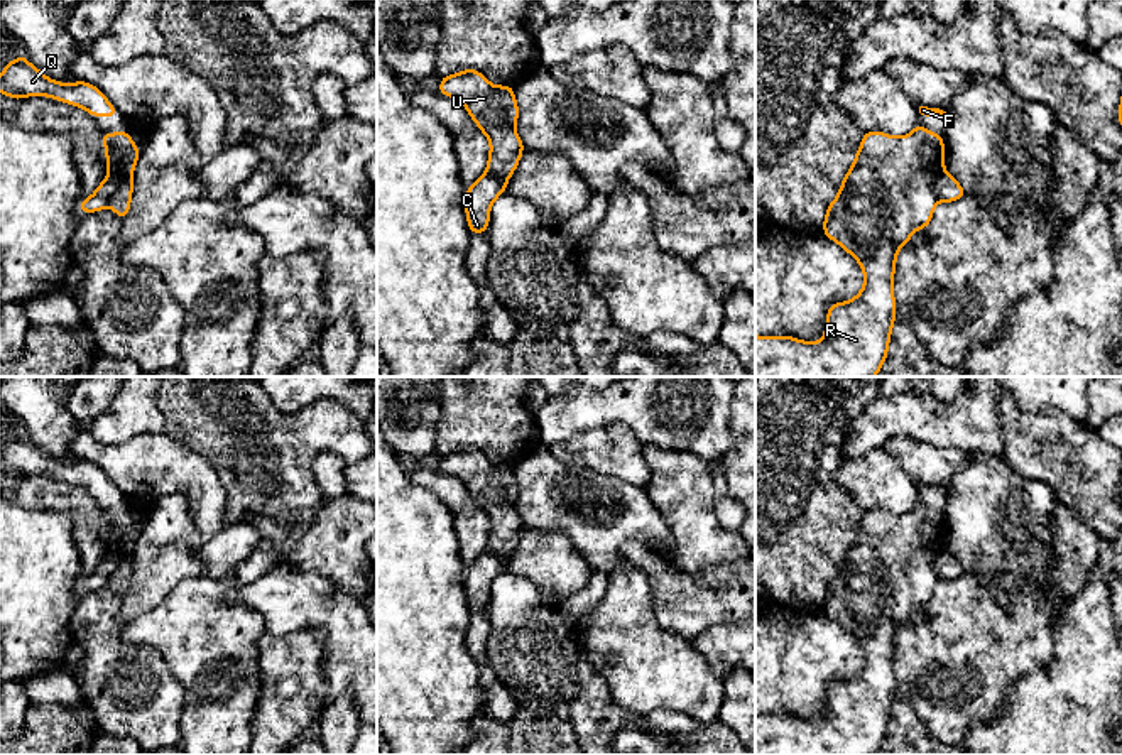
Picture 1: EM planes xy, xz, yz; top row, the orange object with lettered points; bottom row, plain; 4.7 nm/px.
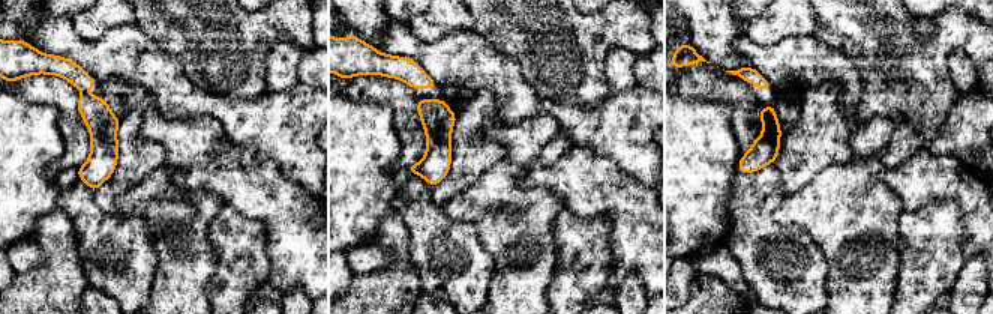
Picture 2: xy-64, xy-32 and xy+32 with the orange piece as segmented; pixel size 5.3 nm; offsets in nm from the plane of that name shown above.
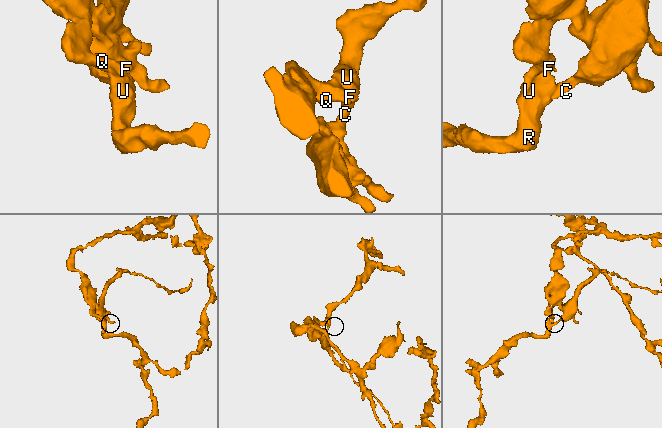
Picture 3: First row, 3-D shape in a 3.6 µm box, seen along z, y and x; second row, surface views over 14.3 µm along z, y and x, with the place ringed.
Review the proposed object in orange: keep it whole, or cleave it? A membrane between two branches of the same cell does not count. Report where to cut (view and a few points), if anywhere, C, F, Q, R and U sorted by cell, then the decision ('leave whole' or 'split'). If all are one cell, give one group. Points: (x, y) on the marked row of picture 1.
xy (108, 174), (115, 181), (115, 193), (105, 206) | C / F Q R U | split

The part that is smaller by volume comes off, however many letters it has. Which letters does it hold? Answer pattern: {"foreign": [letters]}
{"foreign": ["C"]}

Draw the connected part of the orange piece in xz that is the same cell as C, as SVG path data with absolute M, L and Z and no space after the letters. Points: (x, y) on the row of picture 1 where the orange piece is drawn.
M488 172L478 176L478 179L466 189L465 213L470 233L487 233L490 208L505 191L507 182Z

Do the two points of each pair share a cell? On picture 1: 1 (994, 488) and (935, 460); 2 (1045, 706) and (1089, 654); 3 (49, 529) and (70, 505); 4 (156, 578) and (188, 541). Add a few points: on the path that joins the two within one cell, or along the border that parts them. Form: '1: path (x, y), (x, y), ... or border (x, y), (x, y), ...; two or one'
1: border (970, 455), (970, 460), (953, 477), (947, 490); two
2: path (1058, 693), (1083, 668); one
3: border (24, 505), (65, 510), (73, 519), (78, 549); two
4: path (159, 570), (179, 549); one

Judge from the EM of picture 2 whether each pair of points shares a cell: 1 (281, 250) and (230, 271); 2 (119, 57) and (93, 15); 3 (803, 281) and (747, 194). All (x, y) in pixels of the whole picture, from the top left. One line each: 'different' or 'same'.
1: different
2: different
3: same

